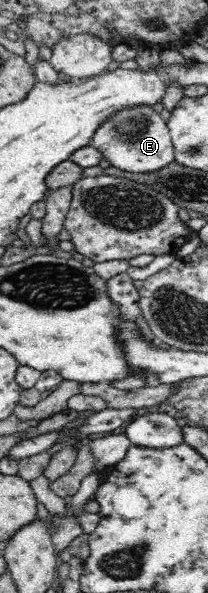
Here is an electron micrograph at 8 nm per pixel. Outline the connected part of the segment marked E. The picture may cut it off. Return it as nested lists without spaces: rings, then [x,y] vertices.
[[[142,103],[142,105],[134,105],[134,107],[124,107],[120,111],[114,111],[108,118],[96,132],[92,133],[88,146],[92,146],[102,152],[102,157],[110,163],[110,166],[116,167],[120,171],[141,174],[158,171],[169,163],[174,162],[174,146],[172,145],[169,128],[153,106]]]

